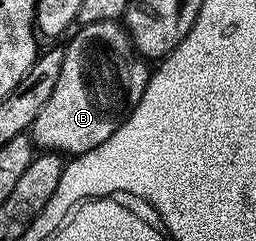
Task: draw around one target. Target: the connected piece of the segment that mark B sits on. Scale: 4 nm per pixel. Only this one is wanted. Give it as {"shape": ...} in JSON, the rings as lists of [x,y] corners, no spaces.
{"shape":[[[120,23],[87,24],[80,30],[82,32],[65,48],[59,86],[55,86],[51,102],[43,106],[43,114],[39,114],[31,129],[31,139],[38,149],[60,153],[65,158],[76,158],[103,146],[103,142],[115,134],[117,126],[133,113],[135,106],[143,102],[151,77],[150,61],[140,55],[132,37]]]}

